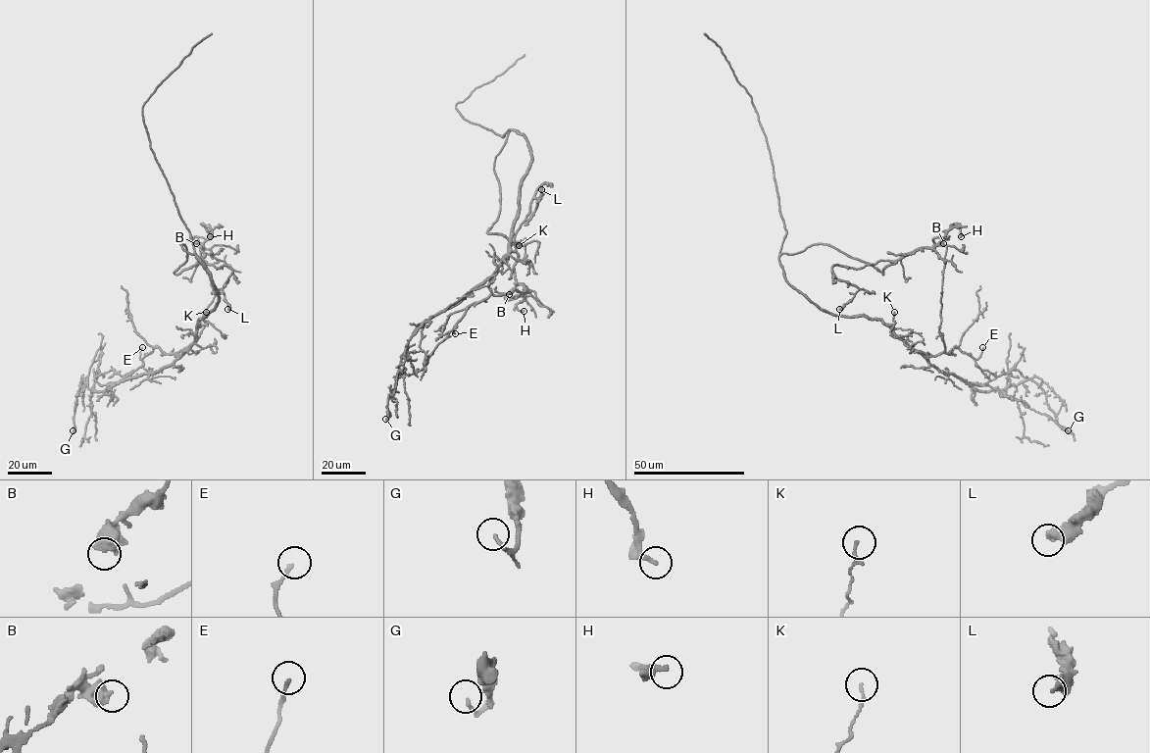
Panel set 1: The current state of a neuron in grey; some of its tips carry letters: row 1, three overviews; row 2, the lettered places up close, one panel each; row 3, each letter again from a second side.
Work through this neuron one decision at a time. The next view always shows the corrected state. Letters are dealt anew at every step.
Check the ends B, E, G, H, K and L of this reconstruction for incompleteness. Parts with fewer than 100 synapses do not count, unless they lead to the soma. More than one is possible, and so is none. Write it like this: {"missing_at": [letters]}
{"missing_at": []}

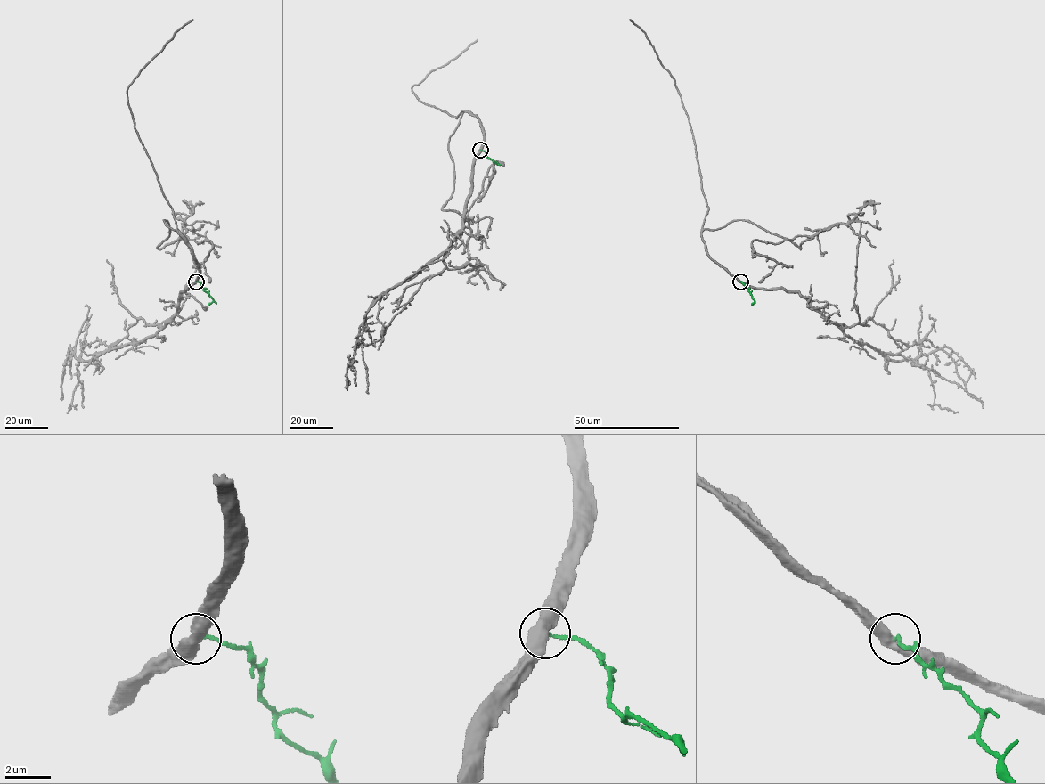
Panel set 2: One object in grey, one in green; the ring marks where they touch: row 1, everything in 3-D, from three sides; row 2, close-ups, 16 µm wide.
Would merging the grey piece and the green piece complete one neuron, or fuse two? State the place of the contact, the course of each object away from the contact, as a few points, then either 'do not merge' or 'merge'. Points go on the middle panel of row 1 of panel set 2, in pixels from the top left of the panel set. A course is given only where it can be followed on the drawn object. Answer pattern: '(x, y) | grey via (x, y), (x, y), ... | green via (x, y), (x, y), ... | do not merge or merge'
(480, 150) | grey via (480, 150), (480, 121), (465, 110), (448, 142), (454, 188), (442, 209), (466, 217), (493, 168) | green via (480, 151), (498, 163), (493, 161) | do not merge

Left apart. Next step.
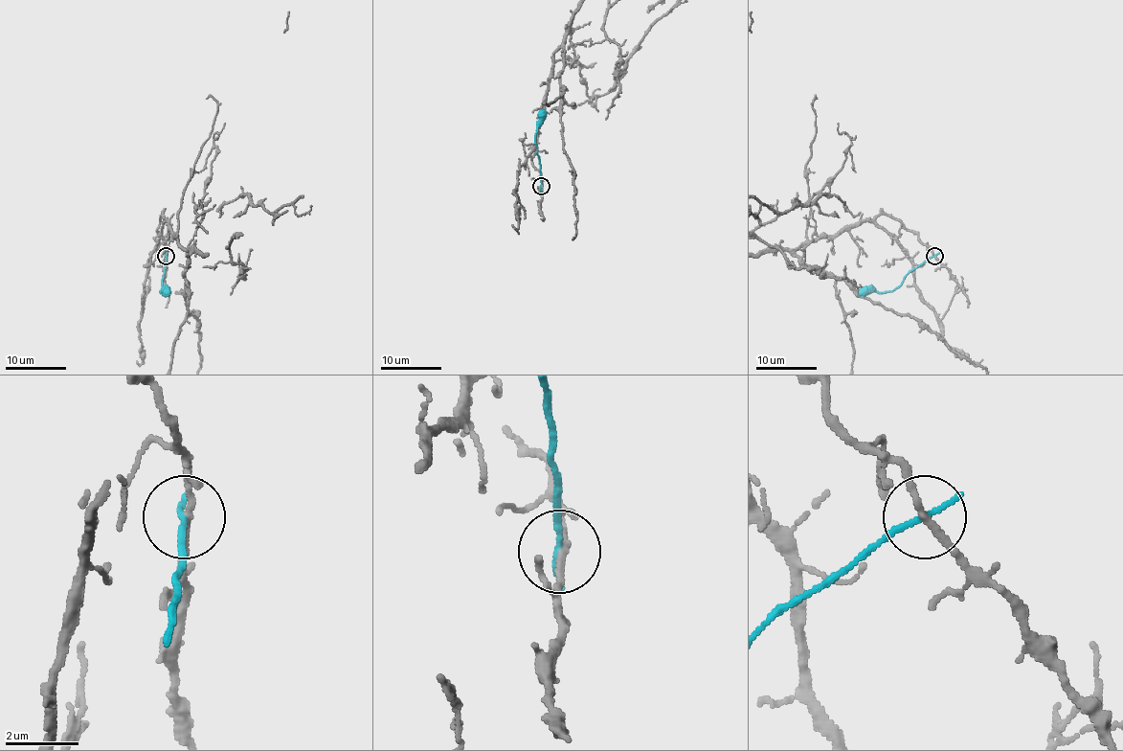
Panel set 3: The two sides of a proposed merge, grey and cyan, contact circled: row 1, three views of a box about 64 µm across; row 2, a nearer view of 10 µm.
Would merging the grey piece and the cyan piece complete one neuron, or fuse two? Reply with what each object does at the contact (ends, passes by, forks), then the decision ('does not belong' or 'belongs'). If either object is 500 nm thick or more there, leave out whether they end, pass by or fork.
grey passes by | cyan ends | does not belong

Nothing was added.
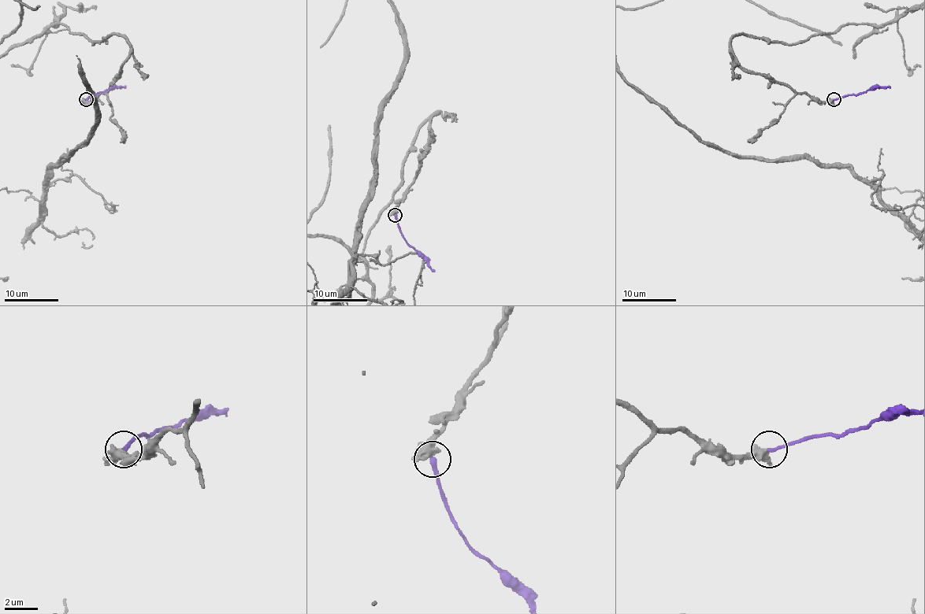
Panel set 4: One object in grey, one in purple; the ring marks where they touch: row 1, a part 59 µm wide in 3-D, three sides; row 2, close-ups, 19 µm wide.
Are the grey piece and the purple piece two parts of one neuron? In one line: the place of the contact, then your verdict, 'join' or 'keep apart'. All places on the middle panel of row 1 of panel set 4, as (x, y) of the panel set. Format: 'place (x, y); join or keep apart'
place (395, 215); join

